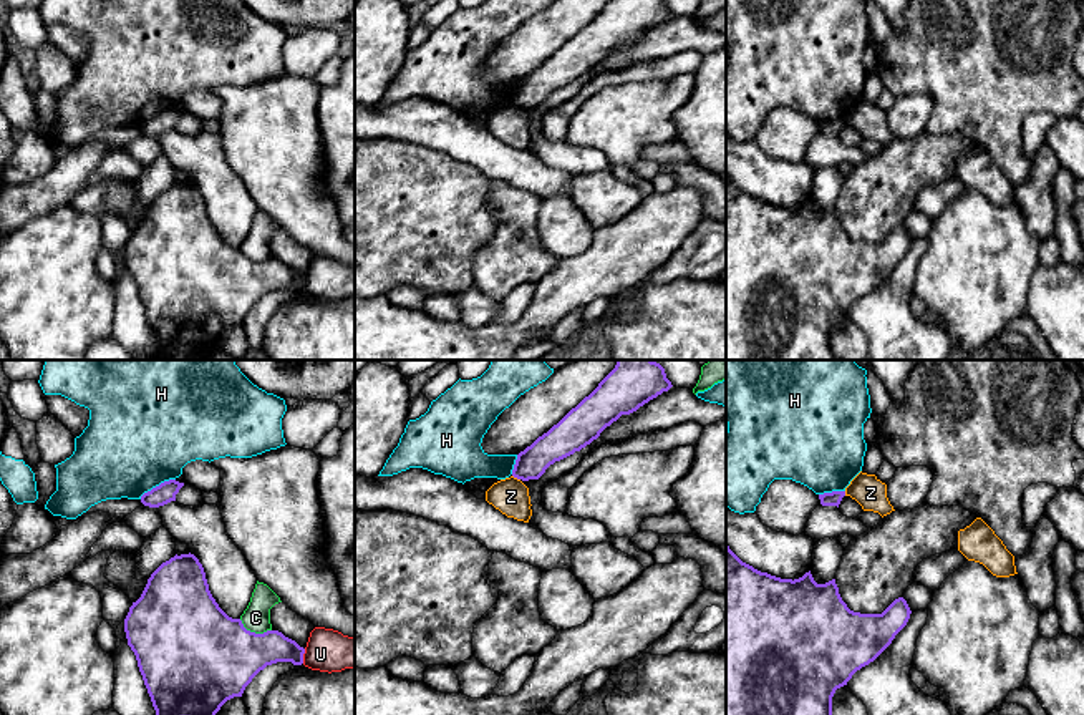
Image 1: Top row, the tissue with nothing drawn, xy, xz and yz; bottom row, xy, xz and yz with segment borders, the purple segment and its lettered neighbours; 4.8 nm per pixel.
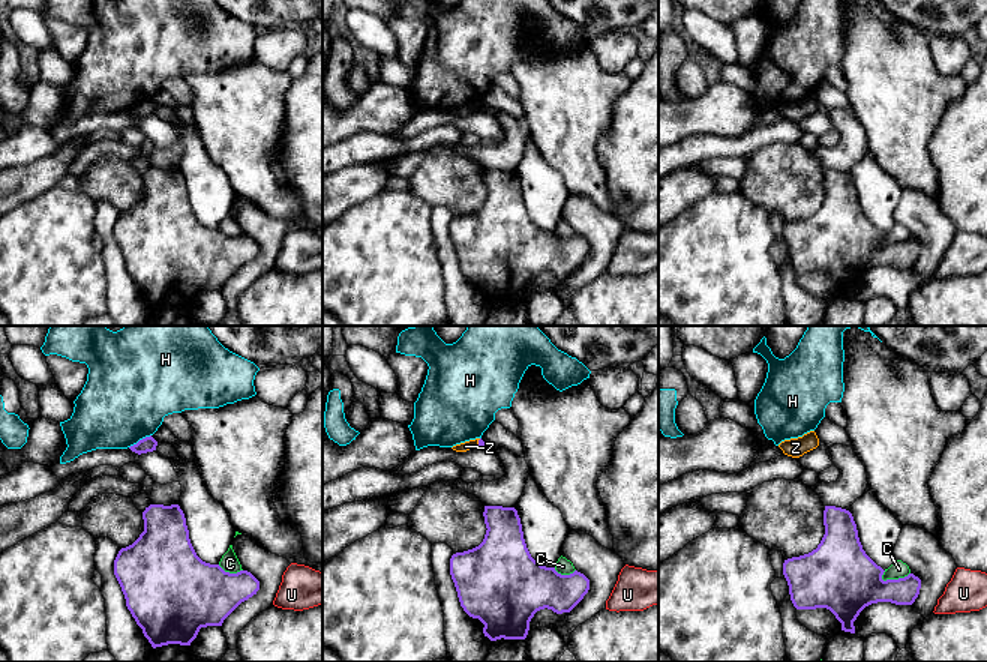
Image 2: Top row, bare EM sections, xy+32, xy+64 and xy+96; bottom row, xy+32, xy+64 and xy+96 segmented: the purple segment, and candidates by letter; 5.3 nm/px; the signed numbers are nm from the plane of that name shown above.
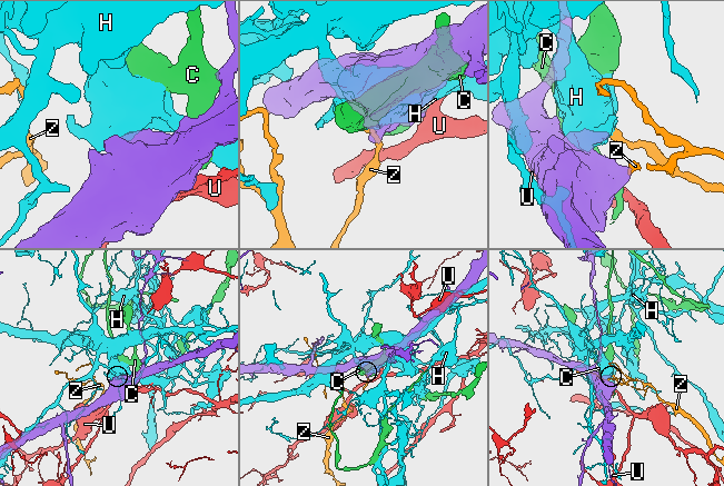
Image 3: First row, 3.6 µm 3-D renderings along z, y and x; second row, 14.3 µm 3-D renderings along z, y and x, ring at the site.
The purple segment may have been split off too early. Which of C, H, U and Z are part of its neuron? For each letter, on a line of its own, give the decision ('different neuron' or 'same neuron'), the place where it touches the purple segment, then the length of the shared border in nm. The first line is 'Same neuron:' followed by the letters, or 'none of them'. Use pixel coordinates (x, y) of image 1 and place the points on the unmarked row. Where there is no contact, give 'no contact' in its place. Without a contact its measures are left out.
Same neuron: none of them
C: different neuron; meets purple in xy at (254, 261); contact 170 nm long
H: different neuron; meets purple in xy at (156, 115); contact 200 nm long
U: different neuron; meets purple in xy at (302, 284); contact 70 nm long
Z: different neuron; meets purple in xz at (516, 105); contact 50 nm long

